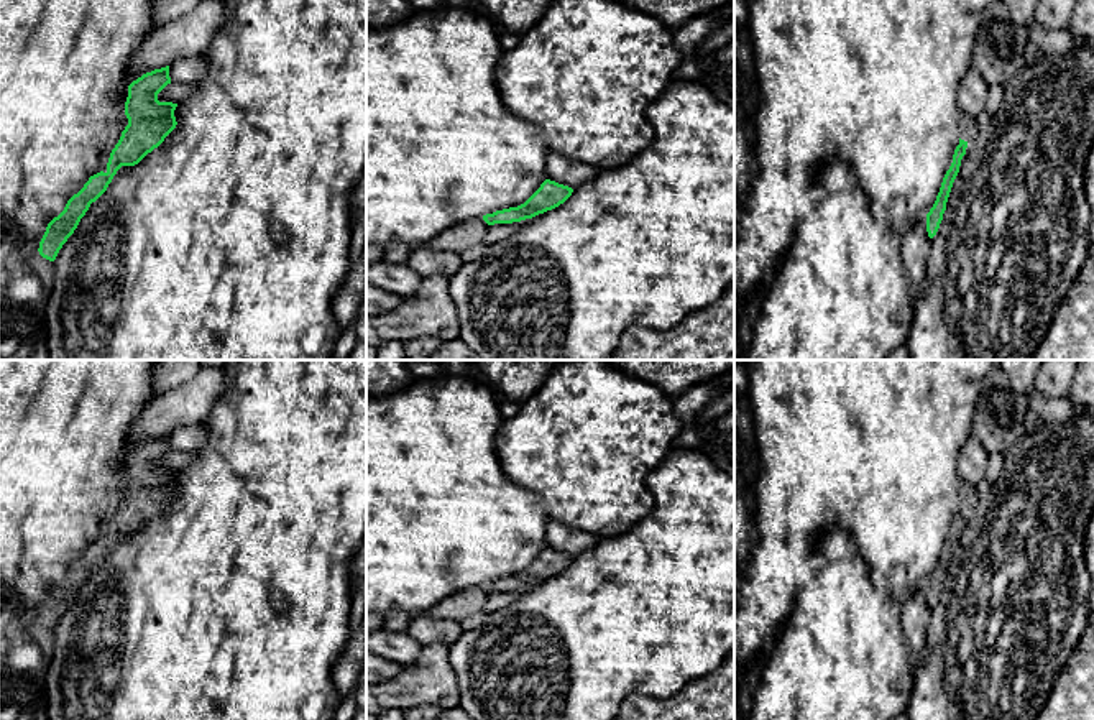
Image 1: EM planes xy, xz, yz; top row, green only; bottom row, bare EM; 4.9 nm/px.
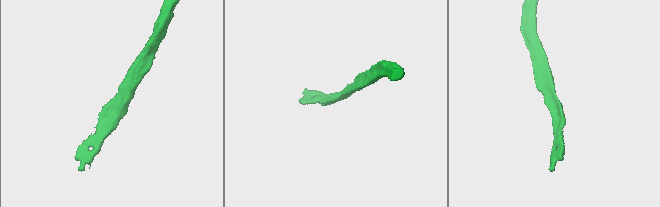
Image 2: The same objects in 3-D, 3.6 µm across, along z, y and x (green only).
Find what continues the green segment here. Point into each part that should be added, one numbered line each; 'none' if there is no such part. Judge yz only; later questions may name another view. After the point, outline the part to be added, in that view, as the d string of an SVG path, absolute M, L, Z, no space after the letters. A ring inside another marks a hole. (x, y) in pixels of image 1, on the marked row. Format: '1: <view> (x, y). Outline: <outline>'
1: yz (968, 127). Outline: M961 112L959 115L959 138L968 143L966 151L972 150L977 140L977 127L976 118Z

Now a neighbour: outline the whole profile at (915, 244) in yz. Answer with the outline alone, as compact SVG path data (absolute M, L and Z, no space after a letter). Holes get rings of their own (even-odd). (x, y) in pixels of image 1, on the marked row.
M923 215L902 235L902 256L913 299L917 299L920 286L925 279L930 250L931 238L926 232L926 215Z

